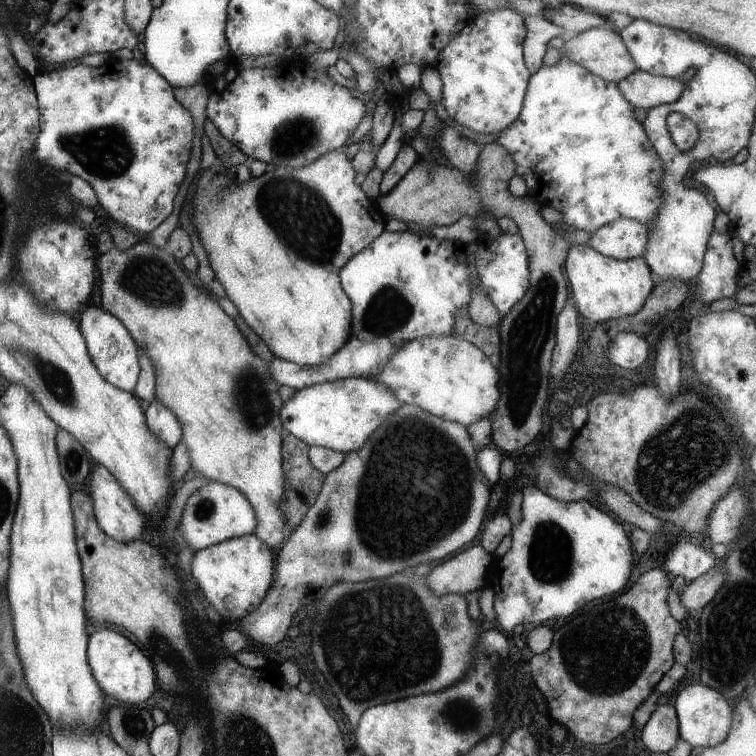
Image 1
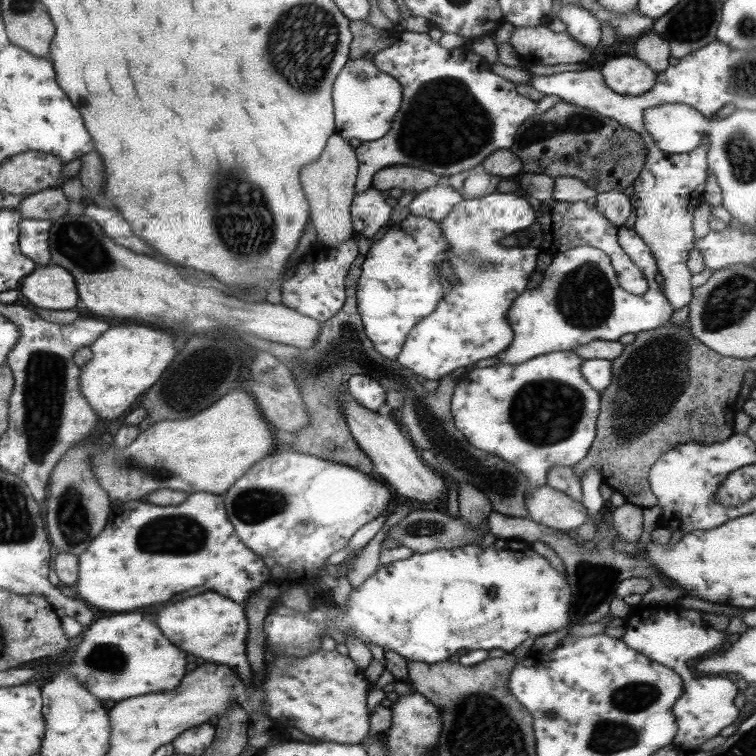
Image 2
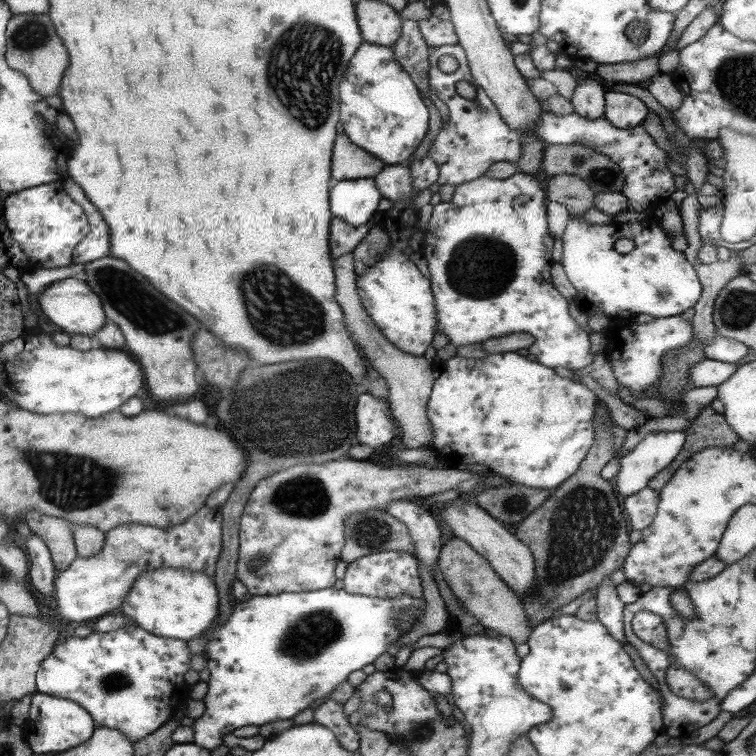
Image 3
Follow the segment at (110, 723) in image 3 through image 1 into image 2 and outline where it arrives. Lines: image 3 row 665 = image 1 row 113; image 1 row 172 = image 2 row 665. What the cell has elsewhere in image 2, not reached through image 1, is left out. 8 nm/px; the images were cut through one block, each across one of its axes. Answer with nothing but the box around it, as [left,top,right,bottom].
[61,614,185,704]

